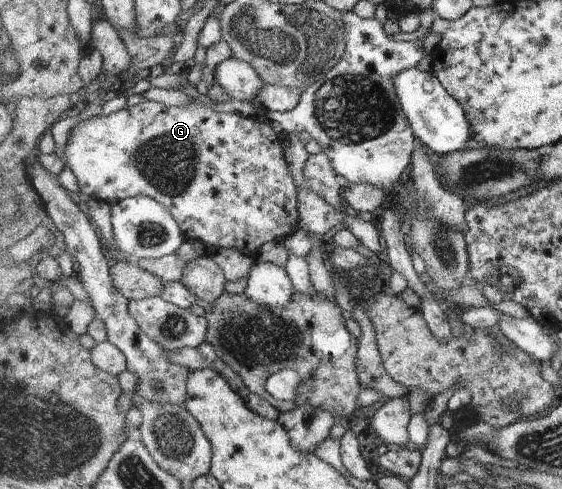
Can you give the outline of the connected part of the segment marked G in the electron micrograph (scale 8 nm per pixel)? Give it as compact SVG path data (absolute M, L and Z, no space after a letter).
M198 99L189 105L166 106L160 102L147 101L146 103L134 104L131 108L114 111L113 114L98 115L90 120L80 122L70 132L68 144L64 148L64 154L69 167L79 180L82 193L90 198L103 199L110 204L119 202L122 199L136 197L140 195L150 196L158 202L162 202L170 212L177 218L185 236L191 240L202 242L206 248L206 253L215 254L220 248L236 248L243 254L260 253L261 248L267 243L278 241L278 238L288 237L292 230L299 227L298 198L296 198L296 186L292 182L292 174L288 168L288 162L284 160L284 146L274 130L266 122L260 122L260 118L242 118L234 113L218 112L211 106L202 104Z

